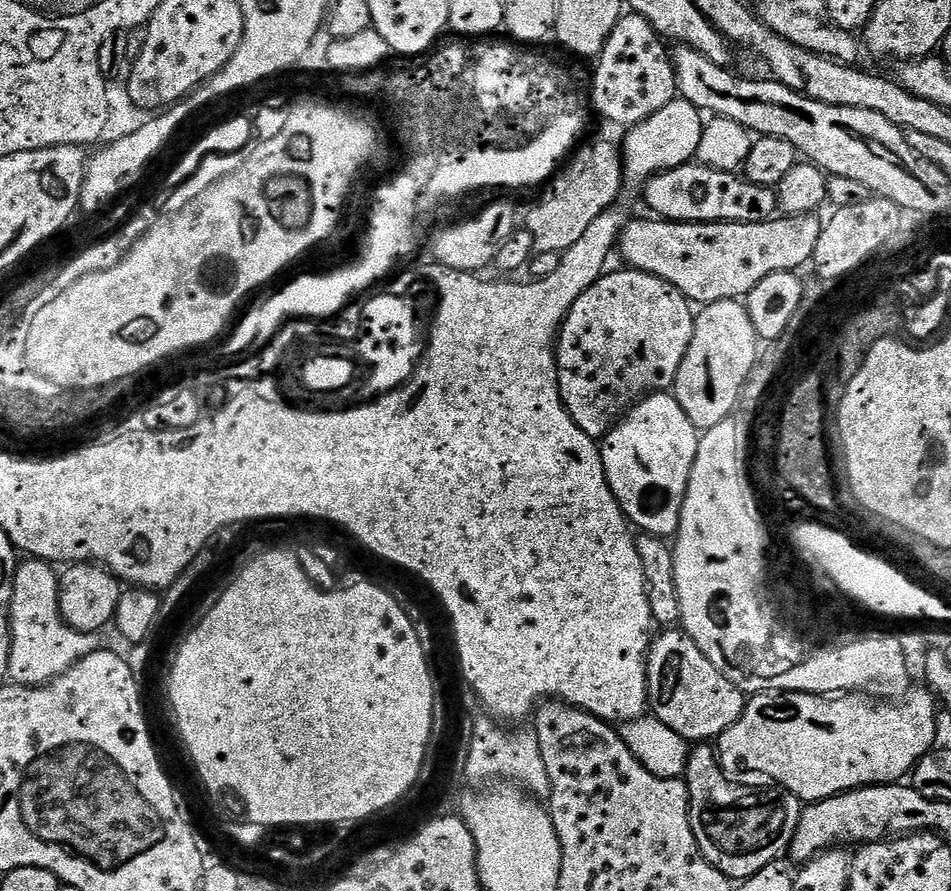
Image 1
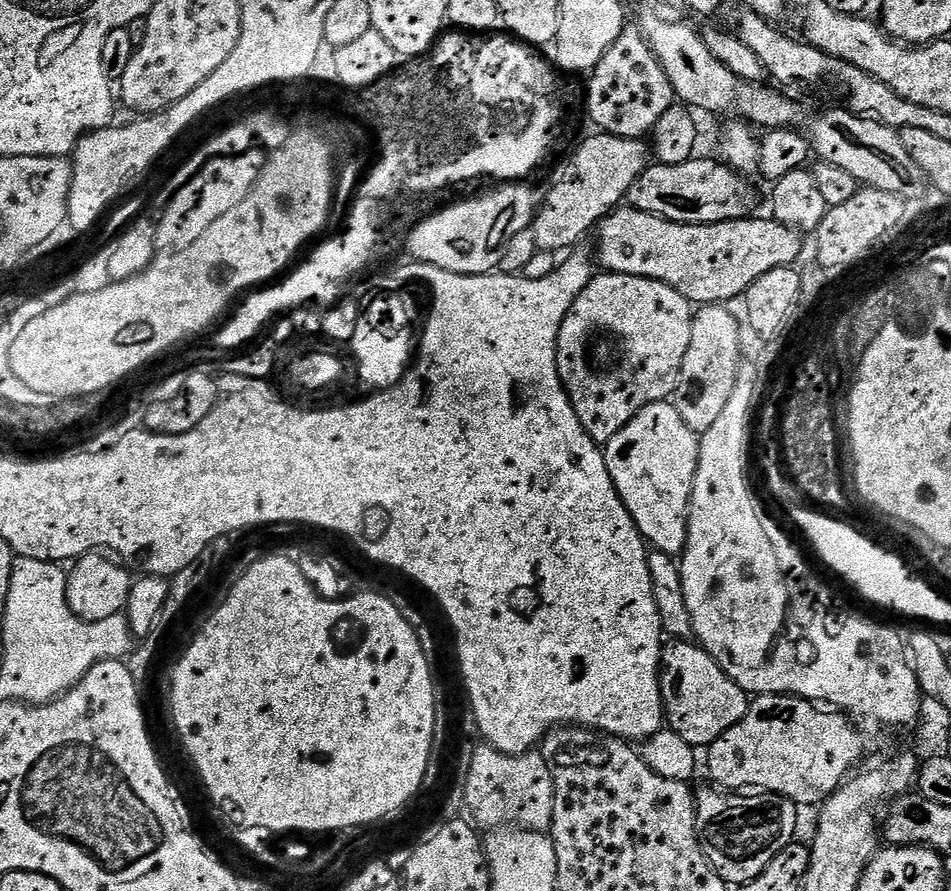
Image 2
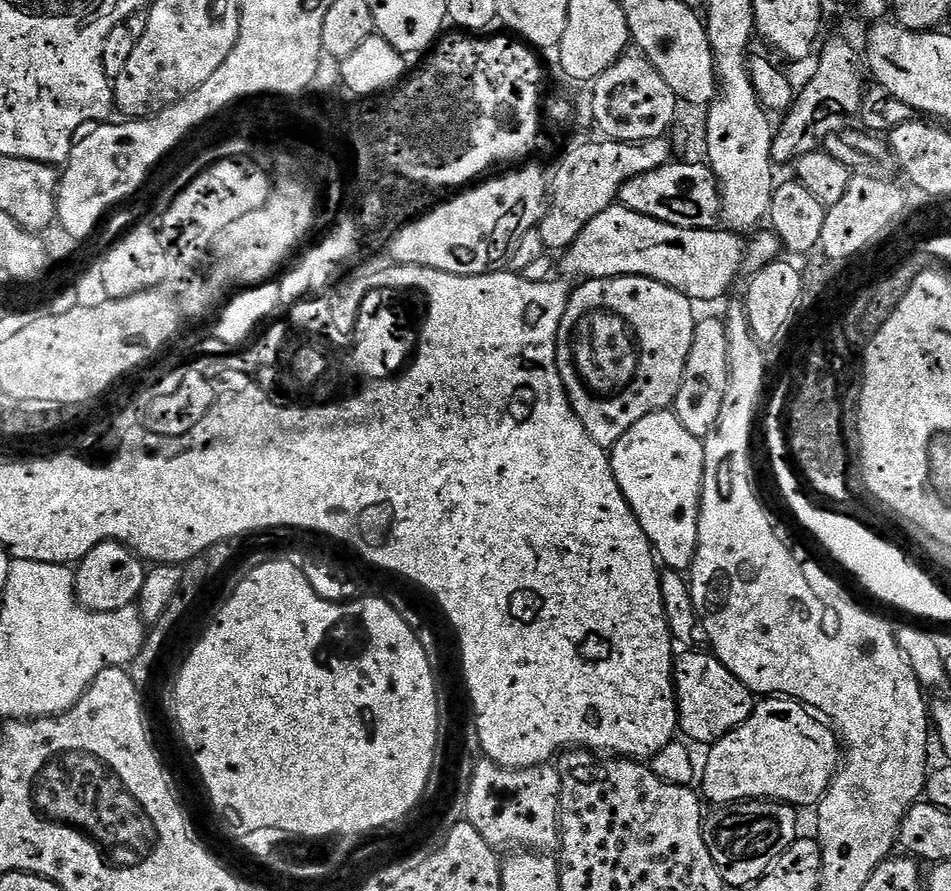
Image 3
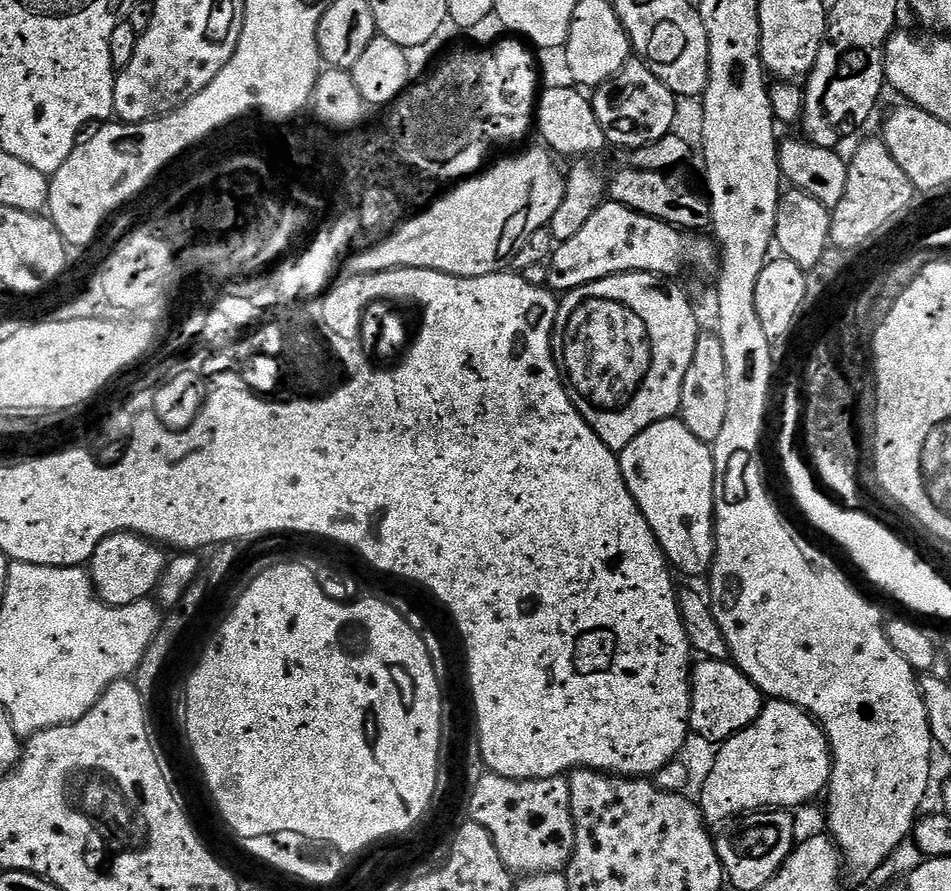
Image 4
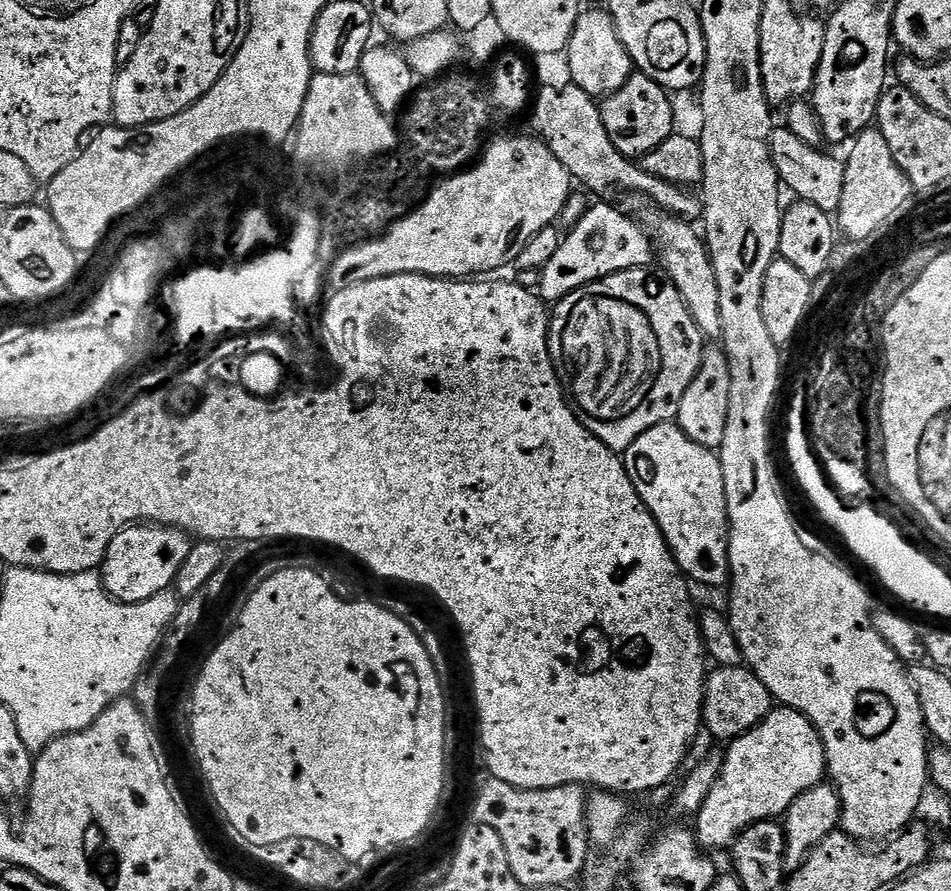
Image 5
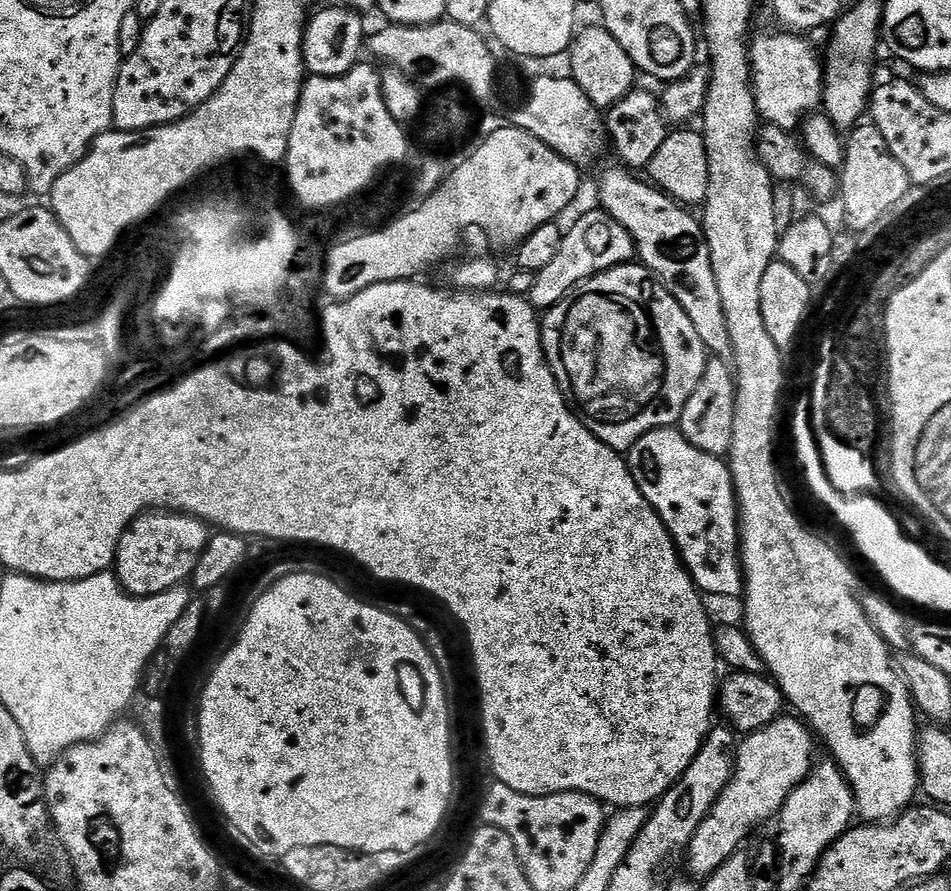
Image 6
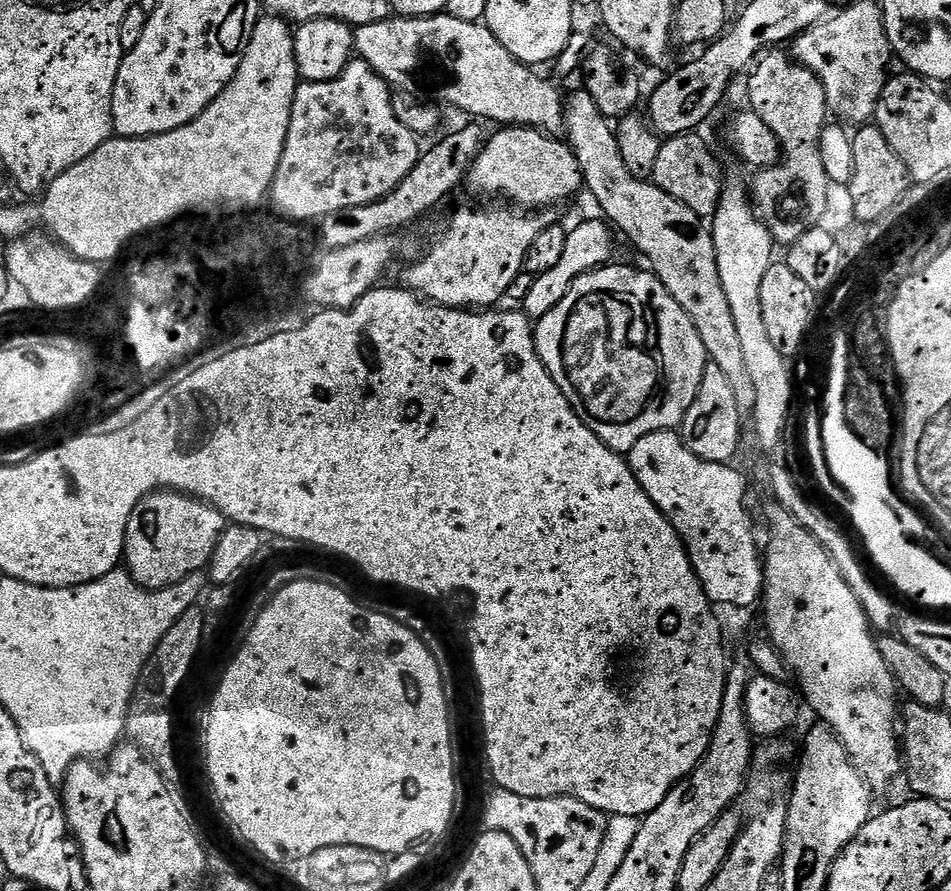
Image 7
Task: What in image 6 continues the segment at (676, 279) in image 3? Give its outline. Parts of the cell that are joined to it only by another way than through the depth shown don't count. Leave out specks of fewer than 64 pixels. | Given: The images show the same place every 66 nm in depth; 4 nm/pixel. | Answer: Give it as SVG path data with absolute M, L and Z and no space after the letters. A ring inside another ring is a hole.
M595 211L586 213L572 229L569 227L565 231L558 255L546 265L546 270L536 273L536 281L530 293L533 308L537 310L553 308L576 285L601 274L611 273L608 272L611 268L616 268L636 256L636 243L632 241L627 230L617 220L610 218L608 212Z

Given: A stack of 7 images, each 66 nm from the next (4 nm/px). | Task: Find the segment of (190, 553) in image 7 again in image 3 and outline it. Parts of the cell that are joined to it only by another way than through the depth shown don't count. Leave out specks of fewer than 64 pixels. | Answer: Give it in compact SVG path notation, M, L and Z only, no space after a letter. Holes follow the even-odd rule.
M107 540L83 560L75 565L76 597L84 608L91 612L113 612L123 608L131 608L137 603L142 594L142 586L146 575L145 561L141 560L131 548L118 540Z

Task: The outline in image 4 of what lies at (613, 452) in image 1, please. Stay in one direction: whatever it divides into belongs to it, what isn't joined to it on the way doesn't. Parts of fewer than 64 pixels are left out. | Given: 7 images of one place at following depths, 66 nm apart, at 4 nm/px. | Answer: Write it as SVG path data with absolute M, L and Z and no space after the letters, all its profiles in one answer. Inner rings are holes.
M673 418L642 430L619 458L626 486L650 522L664 559L684 576L707 577L716 553L716 471L711 447L690 434L683 420Z

